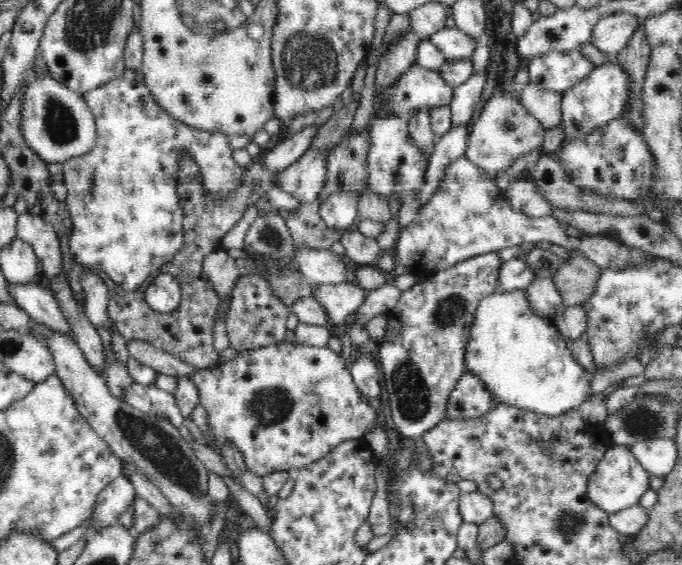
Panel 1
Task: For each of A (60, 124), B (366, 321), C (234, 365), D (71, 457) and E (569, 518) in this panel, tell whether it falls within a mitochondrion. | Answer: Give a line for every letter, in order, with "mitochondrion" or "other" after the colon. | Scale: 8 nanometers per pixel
A: mitochondrion
B: other
C: other
D: other
E: mitochondrion

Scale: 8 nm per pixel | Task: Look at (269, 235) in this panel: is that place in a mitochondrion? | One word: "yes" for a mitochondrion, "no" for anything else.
yes

